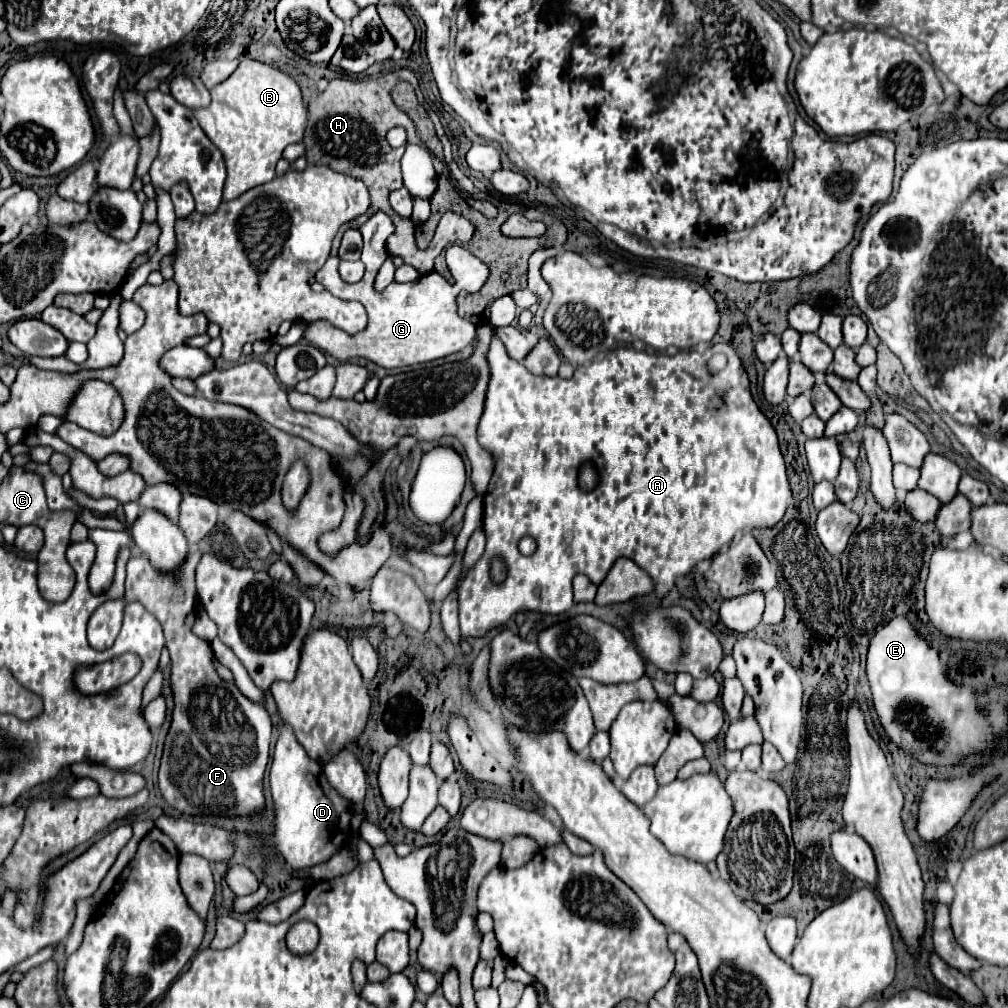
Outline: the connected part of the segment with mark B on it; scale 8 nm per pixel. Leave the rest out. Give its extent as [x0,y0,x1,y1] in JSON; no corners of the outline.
[193,58,307,202]

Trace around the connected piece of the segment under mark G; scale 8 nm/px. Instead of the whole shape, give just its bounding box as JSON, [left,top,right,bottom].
[303,256,475,368]

